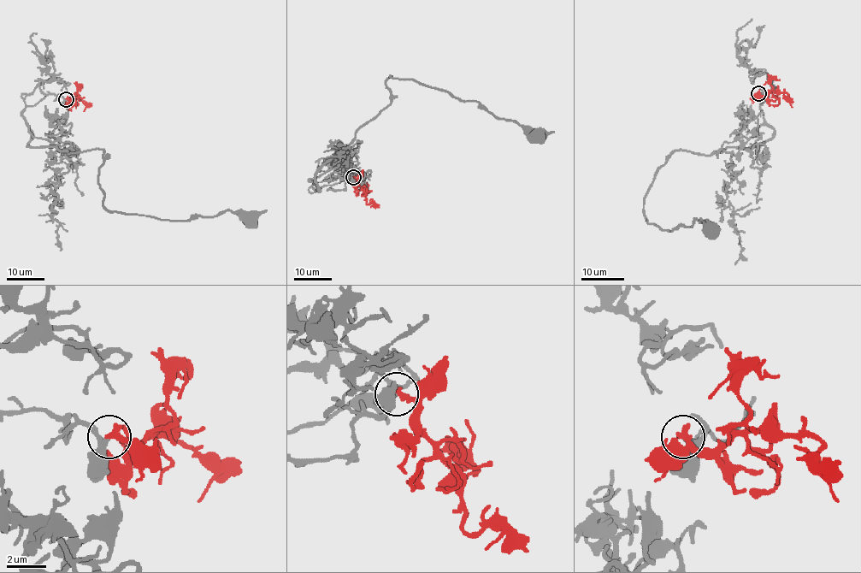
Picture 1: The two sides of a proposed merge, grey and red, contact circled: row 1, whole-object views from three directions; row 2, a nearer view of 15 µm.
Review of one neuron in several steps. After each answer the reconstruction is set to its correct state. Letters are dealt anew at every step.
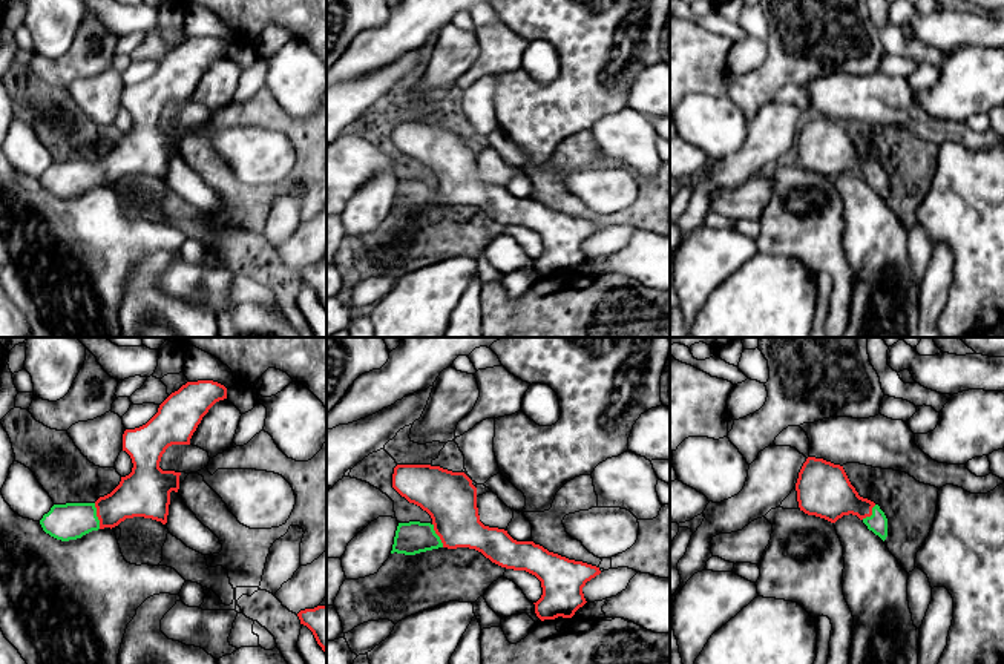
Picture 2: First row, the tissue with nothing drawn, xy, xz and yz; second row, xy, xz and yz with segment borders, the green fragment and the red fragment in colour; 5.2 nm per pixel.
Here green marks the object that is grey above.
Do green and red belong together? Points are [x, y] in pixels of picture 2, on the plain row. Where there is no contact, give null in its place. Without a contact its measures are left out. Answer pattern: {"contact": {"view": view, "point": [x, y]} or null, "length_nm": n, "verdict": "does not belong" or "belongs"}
{"contact": {"view": "xy", "point": [95, 172]}, "length_nm": 140, "verdict": "belongs"}

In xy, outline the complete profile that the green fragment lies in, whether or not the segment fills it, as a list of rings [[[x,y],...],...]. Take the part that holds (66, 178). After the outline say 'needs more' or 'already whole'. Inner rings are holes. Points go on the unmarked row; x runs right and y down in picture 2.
[[[213,37],[187,38],[172,49],[146,81],[124,87],[123,107],[132,115],[132,129],[95,159],[54,161],[40,176],[43,187],[69,198],[133,173],[166,181],[170,149],[178,149],[181,129],[162,127],[161,113],[172,101],[190,101],[202,74],[224,55],[227,44]]] | needs more

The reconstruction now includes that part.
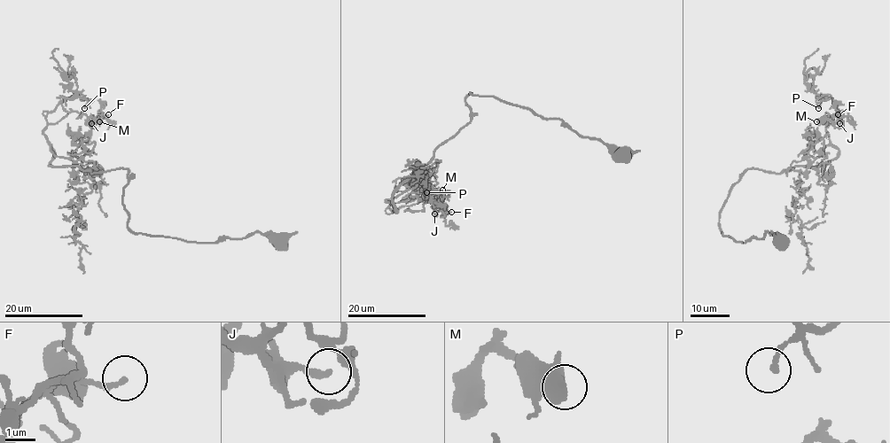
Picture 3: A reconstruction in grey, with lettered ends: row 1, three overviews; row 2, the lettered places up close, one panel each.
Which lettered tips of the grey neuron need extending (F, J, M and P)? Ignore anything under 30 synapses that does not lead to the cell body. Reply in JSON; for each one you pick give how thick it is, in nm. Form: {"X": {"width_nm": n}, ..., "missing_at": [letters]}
{"P": {"width_nm": 150}, "missing_at": ["P"]}

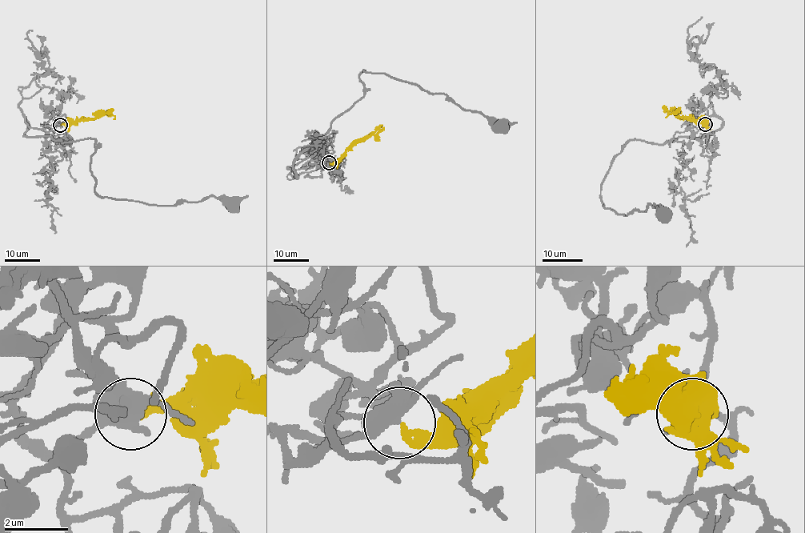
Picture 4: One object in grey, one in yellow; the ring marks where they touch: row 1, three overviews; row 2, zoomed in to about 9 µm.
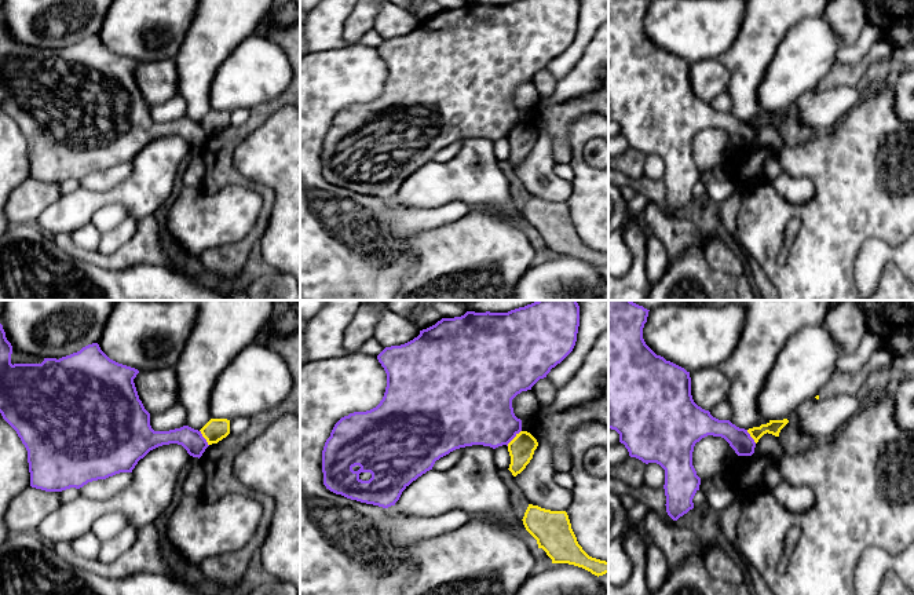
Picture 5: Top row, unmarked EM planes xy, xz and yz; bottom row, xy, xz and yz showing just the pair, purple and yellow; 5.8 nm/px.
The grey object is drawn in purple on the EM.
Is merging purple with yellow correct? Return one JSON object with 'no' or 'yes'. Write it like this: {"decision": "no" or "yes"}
{"decision": "no"}

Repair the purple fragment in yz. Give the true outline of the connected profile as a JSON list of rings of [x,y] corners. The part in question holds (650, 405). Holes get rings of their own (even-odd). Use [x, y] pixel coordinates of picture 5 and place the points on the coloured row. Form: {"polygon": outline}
{"polygon": [[[608,300],[608,428],[619,434],[630,457],[643,463],[657,463],[665,470],[666,512],[677,521],[694,508],[692,499],[699,490],[701,478],[692,466],[692,452],[697,442],[708,435],[724,438],[738,456],[752,456],[756,442],[745,428],[730,420],[719,420],[709,410],[698,406],[691,395],[690,372],[657,355],[643,339],[643,328],[648,317],[647,309],[632,300]]]}

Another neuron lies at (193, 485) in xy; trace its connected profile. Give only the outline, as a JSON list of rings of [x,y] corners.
[[[195,457],[195,464],[191,468],[191,471],[187,474],[186,479],[180,485],[184,494],[201,497],[202,496],[202,488],[205,483],[205,472],[201,467],[200,459]]]

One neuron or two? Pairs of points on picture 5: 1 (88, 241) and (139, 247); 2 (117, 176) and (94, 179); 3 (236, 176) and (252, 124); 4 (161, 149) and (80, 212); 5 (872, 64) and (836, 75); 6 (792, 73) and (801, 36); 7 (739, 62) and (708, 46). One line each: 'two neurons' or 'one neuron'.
1: two neurons
2: one neuron
3: one neuron
4: one neuron
5: one neuron
6: one neuron
7: two neurons

